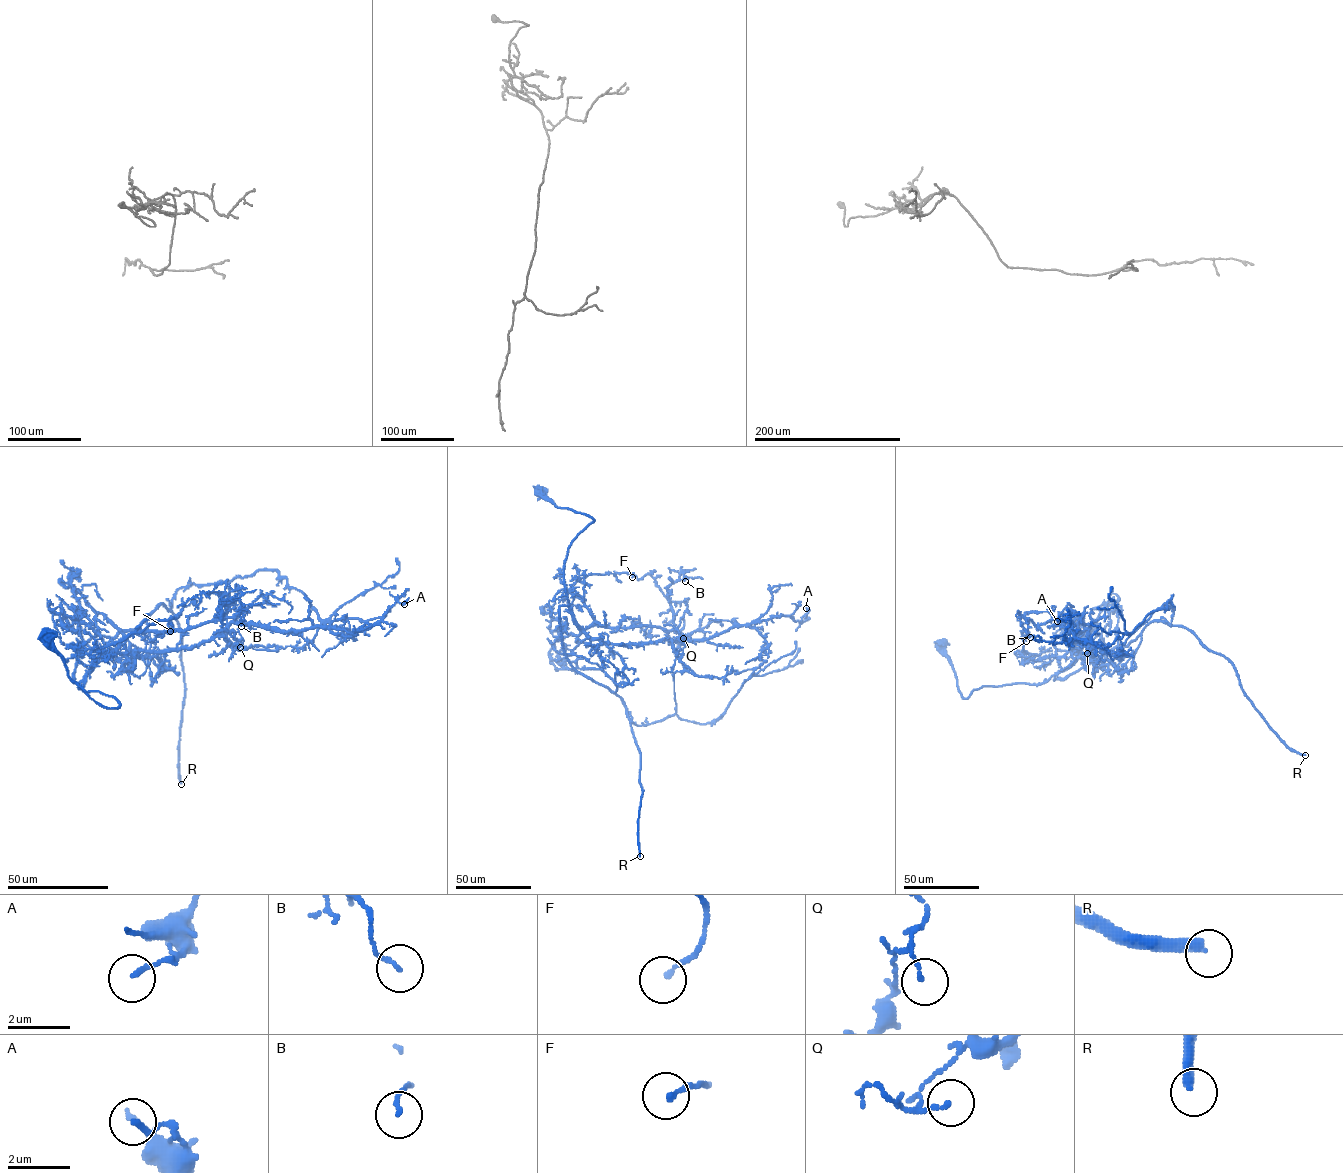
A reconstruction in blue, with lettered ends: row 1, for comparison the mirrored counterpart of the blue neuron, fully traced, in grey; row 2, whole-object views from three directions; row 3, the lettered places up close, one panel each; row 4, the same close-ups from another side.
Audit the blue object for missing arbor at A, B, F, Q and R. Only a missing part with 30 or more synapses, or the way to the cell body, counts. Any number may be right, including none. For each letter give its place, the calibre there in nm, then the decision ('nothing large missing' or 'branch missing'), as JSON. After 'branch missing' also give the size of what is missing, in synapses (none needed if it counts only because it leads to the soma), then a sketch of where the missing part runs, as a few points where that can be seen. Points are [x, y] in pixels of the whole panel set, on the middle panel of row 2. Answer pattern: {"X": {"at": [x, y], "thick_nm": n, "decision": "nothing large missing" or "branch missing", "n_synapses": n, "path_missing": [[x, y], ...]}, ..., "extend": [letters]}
{"A": {"at": [806, 608], "thick_nm": 140, "decision": "nothing large missing"}, "B": {"at": [685, 581], "thick_nm": 130, "decision": "nothing large missing"}, "F": {"at": [632, 577], "thick_nm": 170, "decision": "nothing large missing"}, "Q": {"at": [683, 638], "thick_nm": 120, "decision": "nothing large missing"}, "R": {"at": [640, 856], "thick_nm": 340, "decision": "branch missing", "n_synapses": 300}, "extend": ["R"]}

